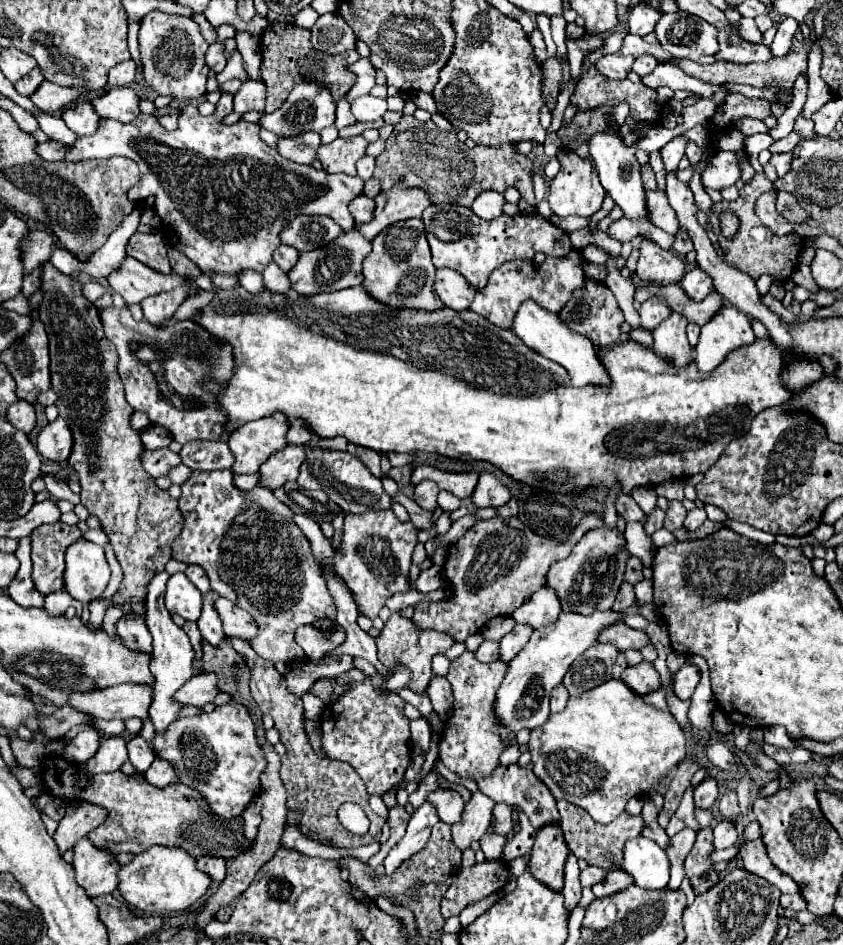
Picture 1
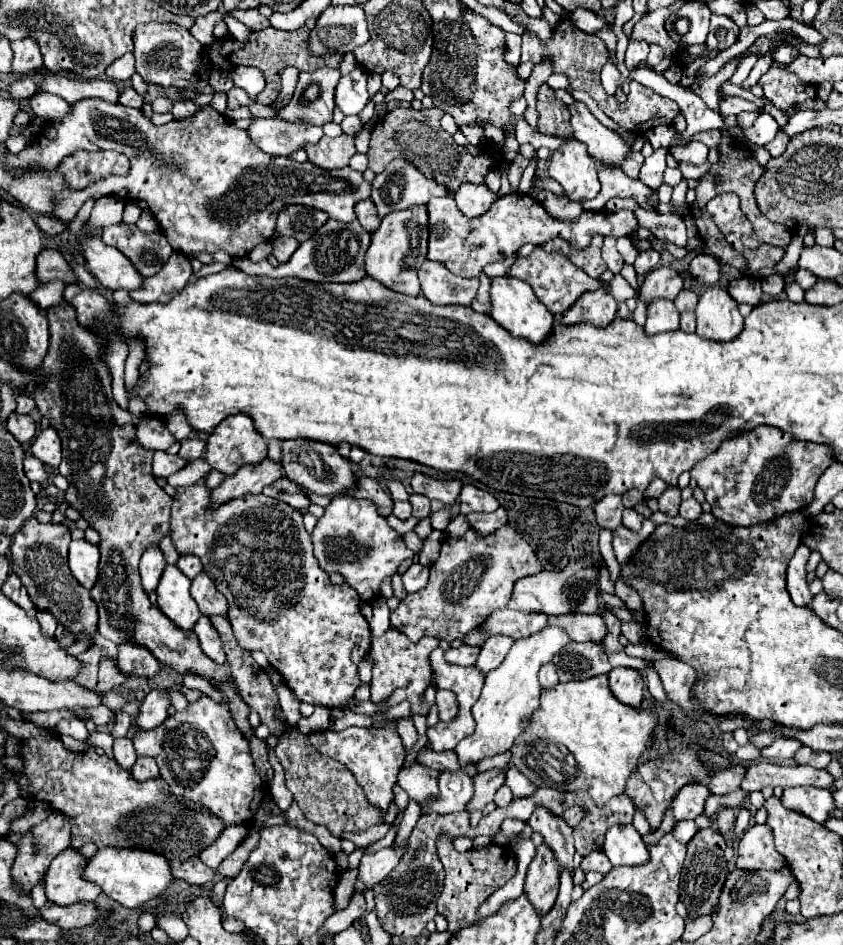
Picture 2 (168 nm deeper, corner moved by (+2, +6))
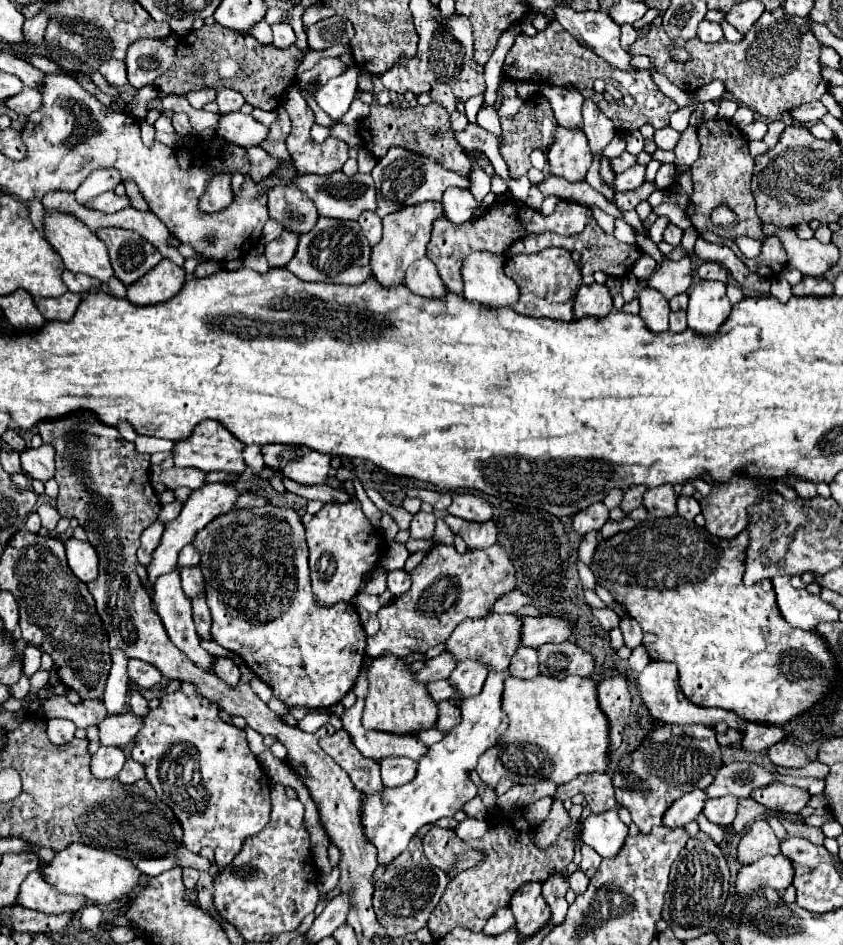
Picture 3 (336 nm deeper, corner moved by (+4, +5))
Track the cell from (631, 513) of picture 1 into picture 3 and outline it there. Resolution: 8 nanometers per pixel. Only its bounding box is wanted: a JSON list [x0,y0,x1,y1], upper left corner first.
[572,501,610,535]

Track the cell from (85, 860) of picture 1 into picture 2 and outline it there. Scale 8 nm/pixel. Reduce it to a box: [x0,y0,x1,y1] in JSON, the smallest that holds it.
[44,848,102,906]

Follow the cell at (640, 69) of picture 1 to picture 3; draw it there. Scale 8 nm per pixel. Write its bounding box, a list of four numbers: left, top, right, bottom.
[622,25,638,51]

